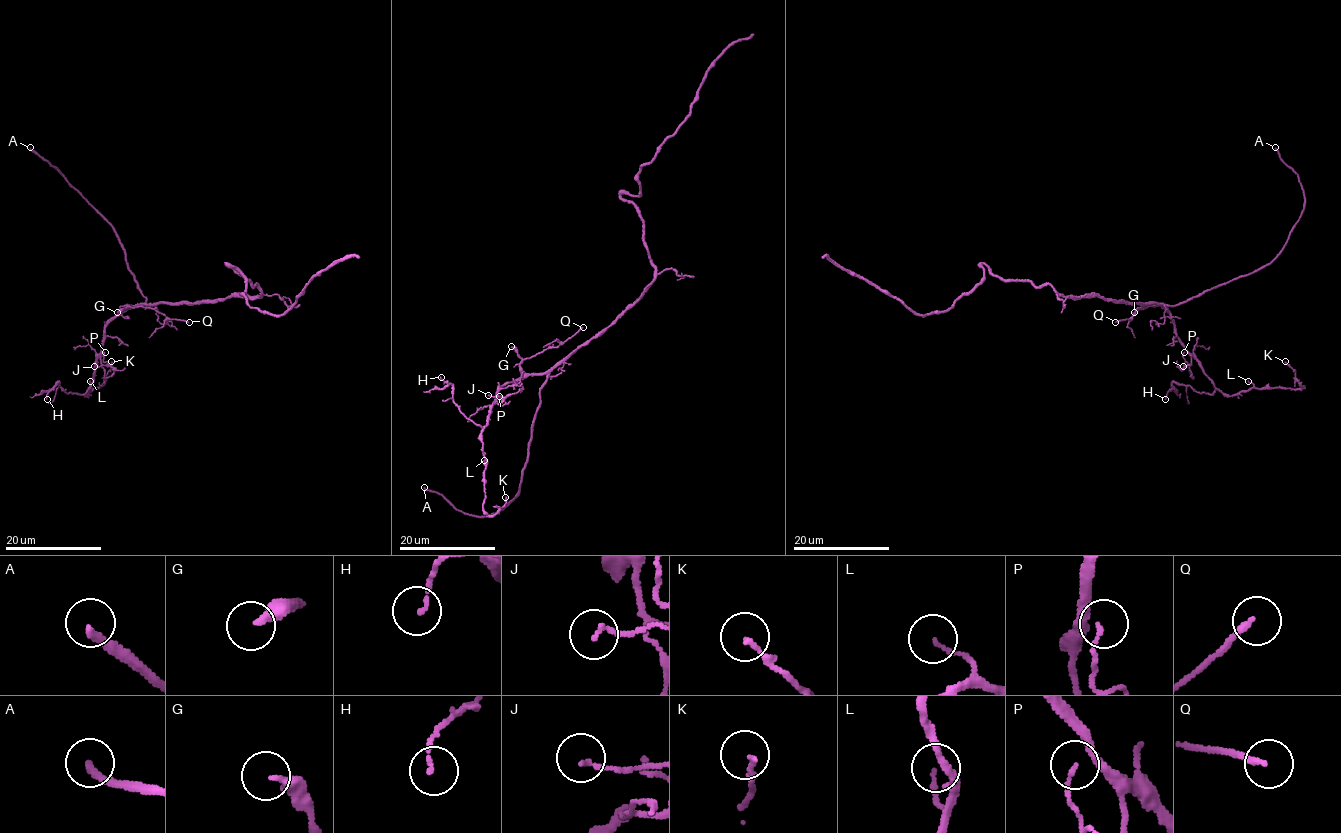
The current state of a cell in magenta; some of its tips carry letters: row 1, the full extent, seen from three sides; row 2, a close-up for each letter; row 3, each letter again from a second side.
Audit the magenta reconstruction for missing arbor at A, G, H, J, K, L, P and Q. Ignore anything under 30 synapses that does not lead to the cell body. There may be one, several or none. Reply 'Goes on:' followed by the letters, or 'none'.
Goes on: A, G

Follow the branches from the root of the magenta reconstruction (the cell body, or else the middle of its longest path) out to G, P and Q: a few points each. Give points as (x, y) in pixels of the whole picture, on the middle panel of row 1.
G: (632, 306), (546, 372), (526, 374), (520, 366), (521, 357), (511, 346)
P: (632, 306), (546, 372), (523, 374), (500, 386), (494, 403), (502, 399), (499, 396)
Q: (632, 306), (546, 372), (526, 374), (521, 369), (520, 363), (558, 346), (583, 327)

